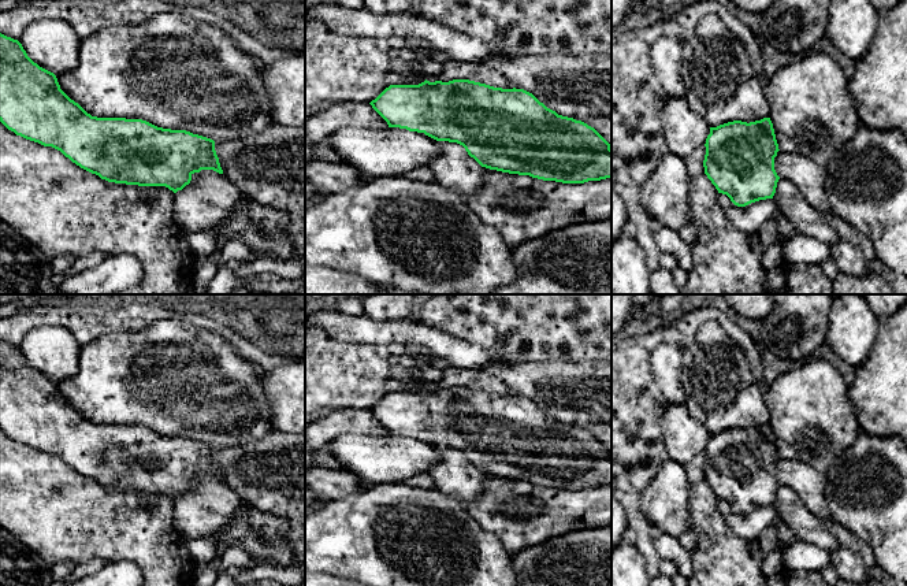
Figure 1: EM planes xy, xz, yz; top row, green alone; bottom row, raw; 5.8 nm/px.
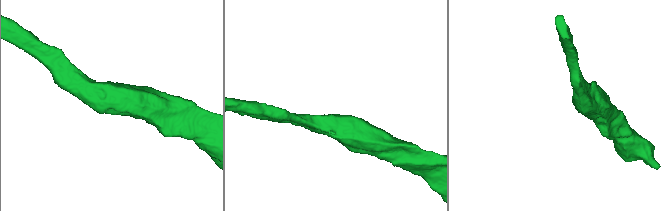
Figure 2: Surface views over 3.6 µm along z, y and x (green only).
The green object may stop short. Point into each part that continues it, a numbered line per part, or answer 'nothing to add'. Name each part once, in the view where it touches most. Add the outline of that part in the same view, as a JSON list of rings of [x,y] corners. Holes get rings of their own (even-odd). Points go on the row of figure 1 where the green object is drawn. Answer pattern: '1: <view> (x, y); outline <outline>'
nothing to add

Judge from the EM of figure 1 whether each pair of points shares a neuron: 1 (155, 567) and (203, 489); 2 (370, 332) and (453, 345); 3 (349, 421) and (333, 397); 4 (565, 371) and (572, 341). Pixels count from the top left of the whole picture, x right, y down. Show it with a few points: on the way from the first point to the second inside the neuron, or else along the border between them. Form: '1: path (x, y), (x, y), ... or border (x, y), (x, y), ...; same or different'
1: border (174, 500), (174, 527), (186, 538); different
2: path (390, 332), (415, 332), (432, 340); same
3: border (368, 408), (341, 407), (319, 419); different
4: border (597, 358), (590, 360), (535, 362); different

